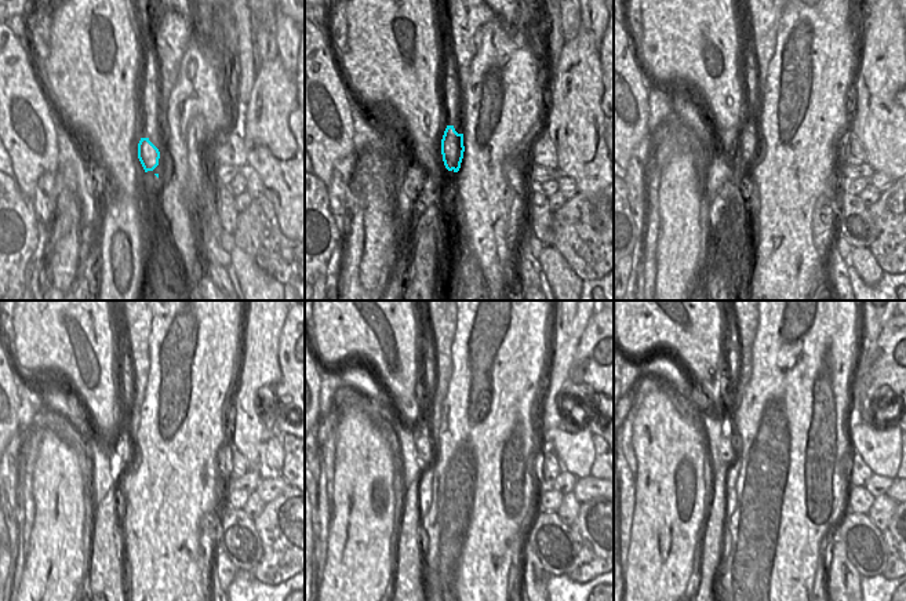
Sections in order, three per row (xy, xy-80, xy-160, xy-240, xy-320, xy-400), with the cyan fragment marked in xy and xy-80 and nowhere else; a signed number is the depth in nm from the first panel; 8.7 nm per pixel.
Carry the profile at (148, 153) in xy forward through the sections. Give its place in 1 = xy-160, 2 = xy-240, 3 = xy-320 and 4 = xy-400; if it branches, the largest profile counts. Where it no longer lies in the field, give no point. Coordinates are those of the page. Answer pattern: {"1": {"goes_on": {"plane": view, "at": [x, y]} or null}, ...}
{"1": {"goes_on": {"plane": "xy-160", "at": [750, 142]}}, "2": {"goes_on": {"plane": "xy-240", "at": [123, 448]}}, "3": {"goes_on": {"plane": "xy-320", "at": [425, 444]}}, "4": {"goes_on": {"plane": "xy-400", "at": [726, 450]}}}

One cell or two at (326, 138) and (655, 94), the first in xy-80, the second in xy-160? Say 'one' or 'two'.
two

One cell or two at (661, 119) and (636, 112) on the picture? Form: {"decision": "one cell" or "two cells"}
{"decision": "two cells"}

